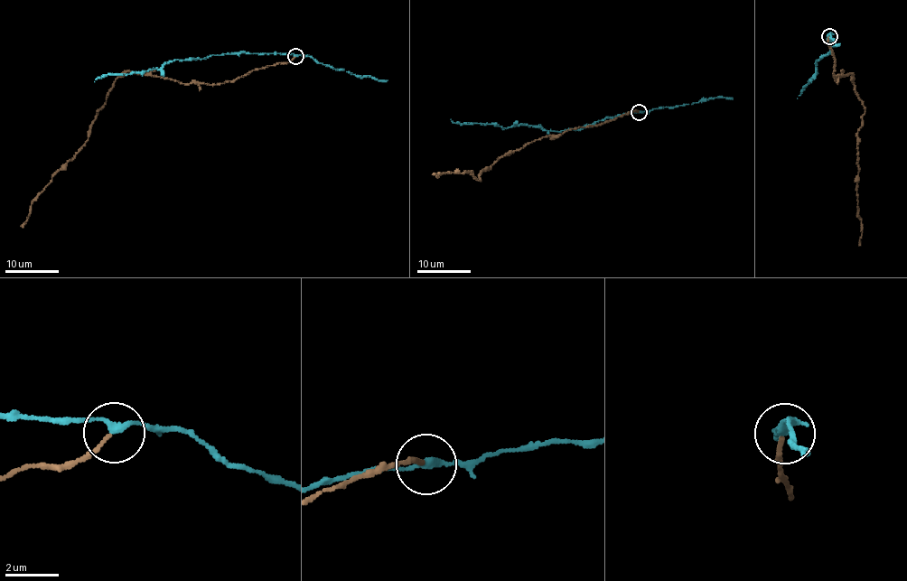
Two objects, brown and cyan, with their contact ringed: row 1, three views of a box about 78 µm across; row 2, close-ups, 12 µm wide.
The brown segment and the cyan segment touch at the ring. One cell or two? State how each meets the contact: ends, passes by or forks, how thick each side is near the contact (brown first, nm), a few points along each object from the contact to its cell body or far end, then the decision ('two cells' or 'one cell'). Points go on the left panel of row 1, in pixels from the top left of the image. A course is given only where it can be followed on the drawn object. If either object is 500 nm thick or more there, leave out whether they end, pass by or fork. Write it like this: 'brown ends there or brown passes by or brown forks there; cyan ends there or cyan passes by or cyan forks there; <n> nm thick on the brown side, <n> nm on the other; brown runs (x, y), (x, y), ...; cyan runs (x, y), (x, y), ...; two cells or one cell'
brown ends there; cyan passes by; 150 nm thick on the brown side, 240 nm on the other; brown runs (294, 57), (213, 85), (123, 72), (115, 79), (92, 125), (88, 140), (31, 203), (22, 227); cyan runs (294, 56), (292, 53), (232, 52), (191, 60), (174, 60), (159, 69), (103, 74), (94, 81); two cells

